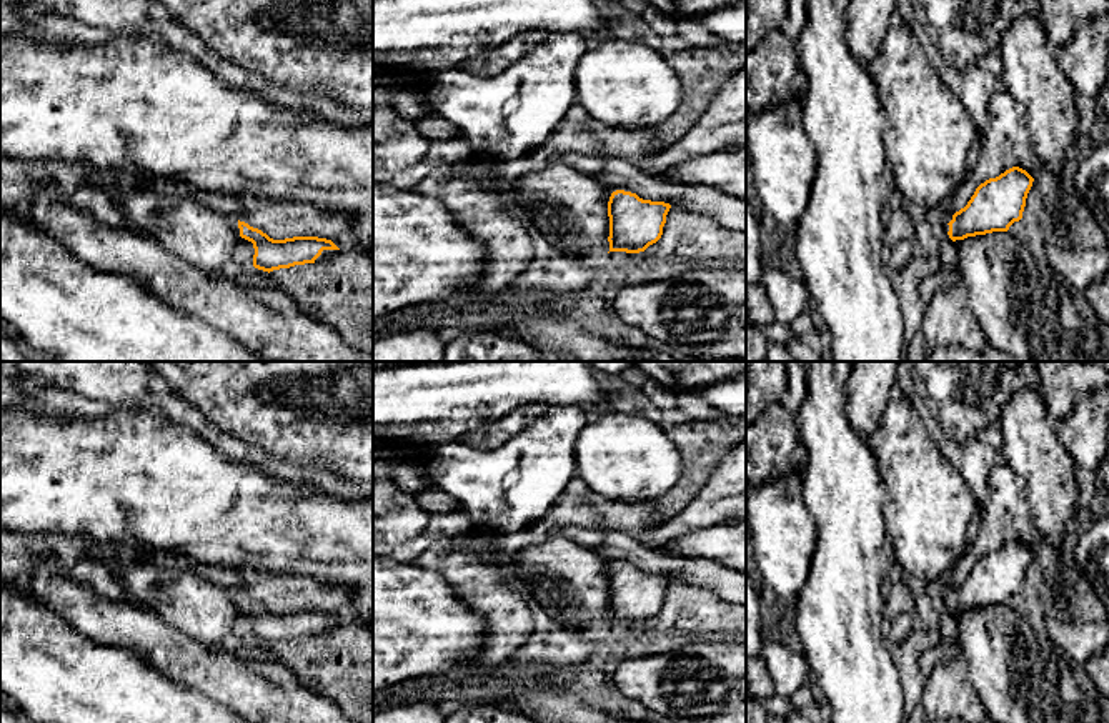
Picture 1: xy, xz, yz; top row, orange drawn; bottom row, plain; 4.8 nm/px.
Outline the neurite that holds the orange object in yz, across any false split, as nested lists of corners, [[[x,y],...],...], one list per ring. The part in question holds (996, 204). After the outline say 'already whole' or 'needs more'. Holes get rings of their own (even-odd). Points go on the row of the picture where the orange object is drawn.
[[[1012,167],[996,178],[981,183],[967,205],[952,215],[949,232],[941,242],[942,265],[954,267],[956,240],[1007,232],[1022,218],[1027,193],[1034,178],[1022,168]]]; needs more

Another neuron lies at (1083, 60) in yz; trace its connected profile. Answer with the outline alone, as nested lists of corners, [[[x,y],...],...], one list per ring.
[[[1109,15],[1086,22],[1074,38],[1056,50],[1056,60],[1077,93],[1097,98],[1106,80]]]

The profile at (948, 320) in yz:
[[[941,285],[921,322],[926,350],[939,347],[964,347],[972,352],[982,352],[989,347],[976,315],[967,302],[964,285]]]

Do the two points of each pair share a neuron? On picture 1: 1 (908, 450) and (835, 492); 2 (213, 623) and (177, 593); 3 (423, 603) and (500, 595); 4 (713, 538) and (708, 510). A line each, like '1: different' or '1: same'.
1: different
2: same
3: different
4: different

